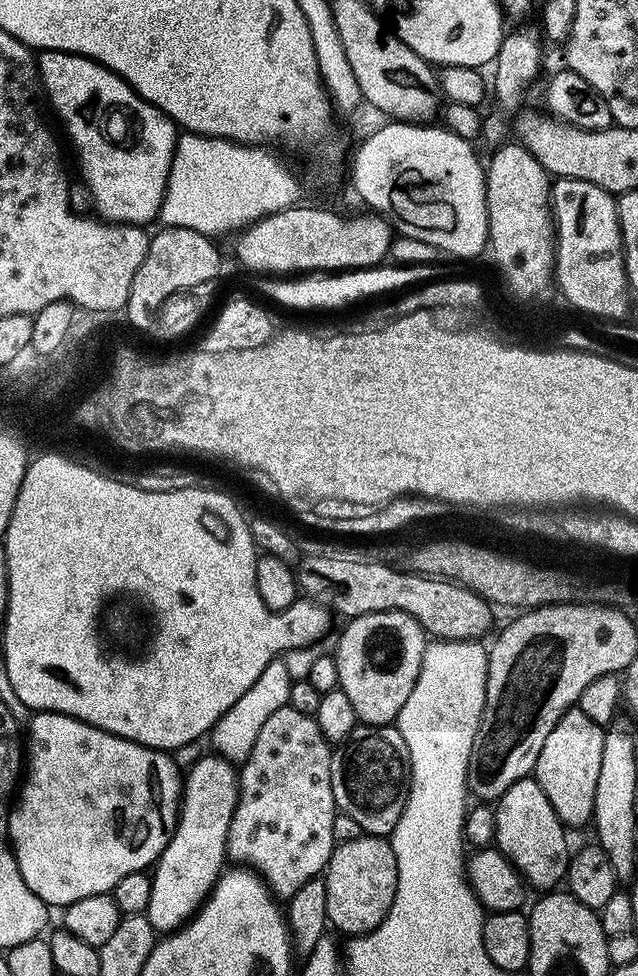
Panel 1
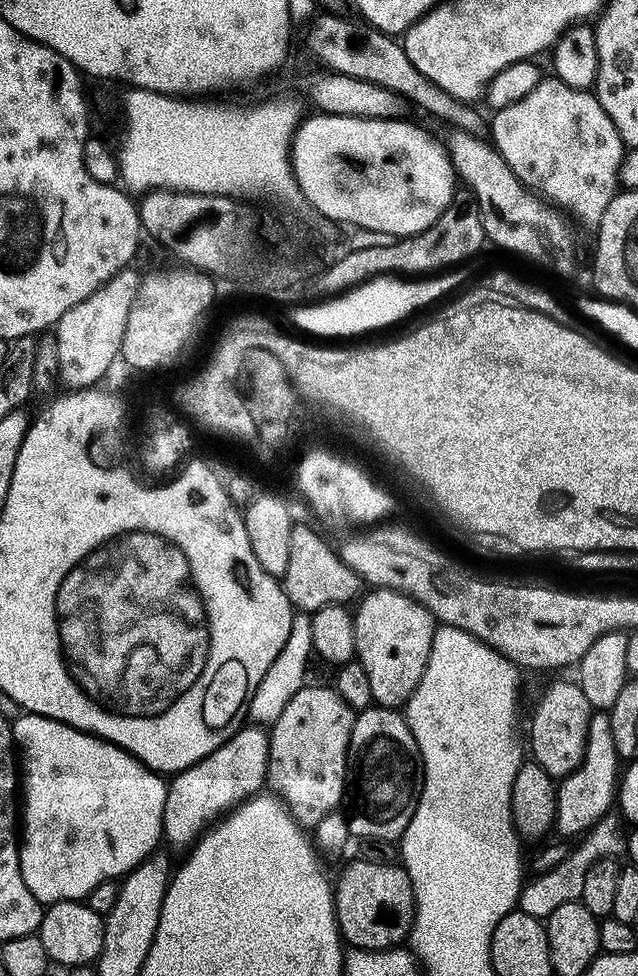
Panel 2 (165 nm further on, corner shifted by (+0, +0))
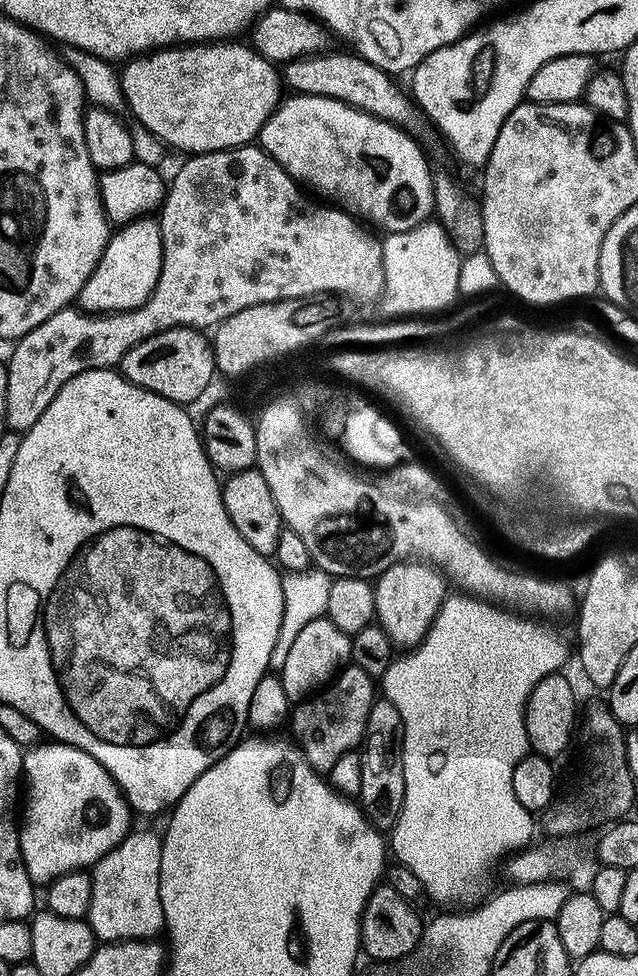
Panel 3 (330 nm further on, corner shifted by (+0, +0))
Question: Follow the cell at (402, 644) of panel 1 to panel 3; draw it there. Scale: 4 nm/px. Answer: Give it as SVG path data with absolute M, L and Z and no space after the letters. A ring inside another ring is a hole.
M413 558L390 566L390 570L374 581L375 623L397 649L411 650L424 640L449 592L450 584L445 574L430 563Z

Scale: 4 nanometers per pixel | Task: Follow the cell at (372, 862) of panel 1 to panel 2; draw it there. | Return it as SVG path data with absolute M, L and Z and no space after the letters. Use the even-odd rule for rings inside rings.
M355 858L334 880L336 925L345 945L366 950L382 950L403 945L409 939L416 902L408 871L399 863L383 864Z

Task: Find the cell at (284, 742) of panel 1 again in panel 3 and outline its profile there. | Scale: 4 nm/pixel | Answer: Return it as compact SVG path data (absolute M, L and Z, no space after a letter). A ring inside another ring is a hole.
M348 666L327 687L309 695L308 699L299 701L291 709L291 735L300 751L304 753L308 765L317 772L328 773L334 762L338 762L338 758L361 747L366 730L366 718L378 696L377 685L375 688L372 684L375 684L374 678L366 674L366 670Z

